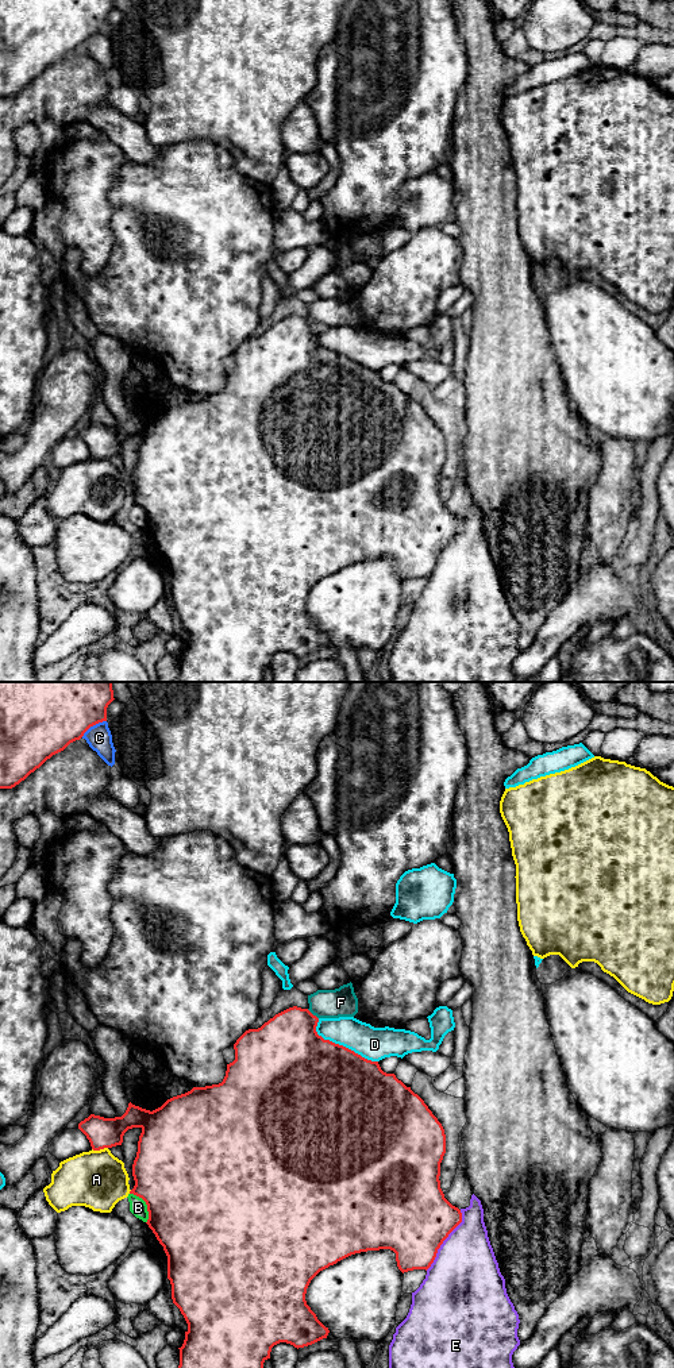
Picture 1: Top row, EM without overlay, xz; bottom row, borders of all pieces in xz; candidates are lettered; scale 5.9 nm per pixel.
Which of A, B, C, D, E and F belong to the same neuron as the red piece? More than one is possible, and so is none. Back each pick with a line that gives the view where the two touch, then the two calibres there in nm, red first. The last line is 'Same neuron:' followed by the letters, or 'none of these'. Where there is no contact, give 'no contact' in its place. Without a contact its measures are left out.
Same neuron: none of these

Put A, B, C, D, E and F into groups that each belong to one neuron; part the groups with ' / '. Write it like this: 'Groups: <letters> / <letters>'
Groups: A / B / C / D / E / F

